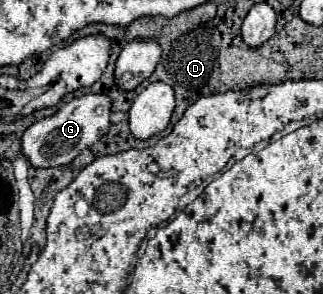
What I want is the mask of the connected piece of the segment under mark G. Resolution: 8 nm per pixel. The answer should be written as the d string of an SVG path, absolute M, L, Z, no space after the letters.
M85 94L61 106L53 116L31 124L21 138L21 152L33 168L53 168L69 164L81 150L93 146L109 132L111 100L105 94Z

